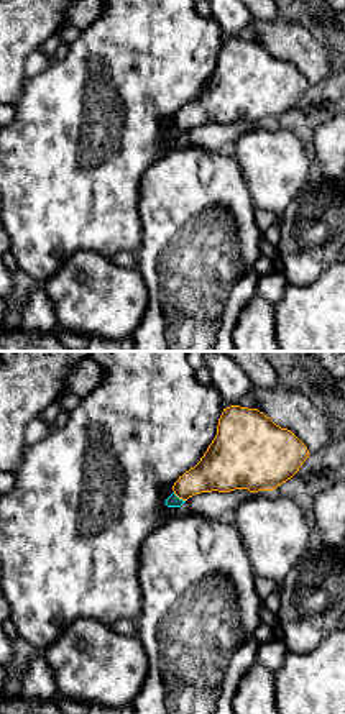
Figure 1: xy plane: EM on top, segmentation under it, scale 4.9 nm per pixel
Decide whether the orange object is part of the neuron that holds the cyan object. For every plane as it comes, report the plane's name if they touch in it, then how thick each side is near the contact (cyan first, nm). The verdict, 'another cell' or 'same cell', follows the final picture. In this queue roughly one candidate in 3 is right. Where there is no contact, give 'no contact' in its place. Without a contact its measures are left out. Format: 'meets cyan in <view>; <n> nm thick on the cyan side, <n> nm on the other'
meets cyan in xy; 60 nm thick on the cyan side, 220 nm on the other

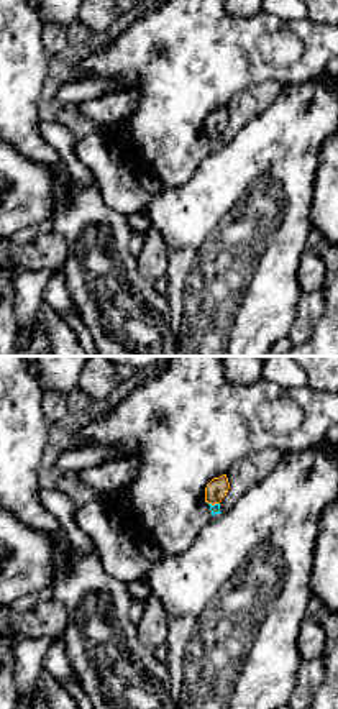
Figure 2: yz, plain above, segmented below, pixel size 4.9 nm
meets cyan in yz; 50 nm thick on the cyan side, 100 nm on the other

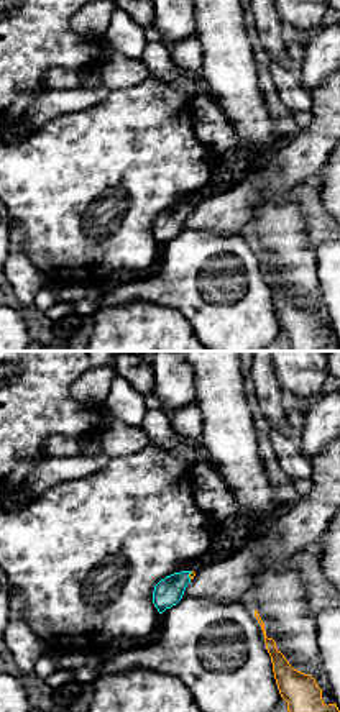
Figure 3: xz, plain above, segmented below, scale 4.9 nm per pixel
meets cyan in xz; 140 nm thick on the cyan side, 20 nm on the other

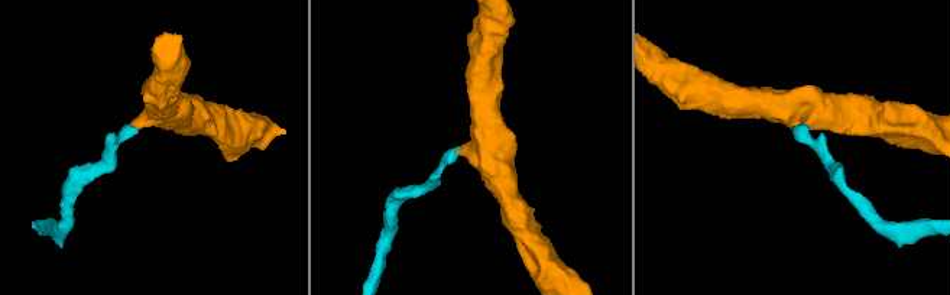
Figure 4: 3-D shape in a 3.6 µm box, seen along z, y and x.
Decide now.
same cell

